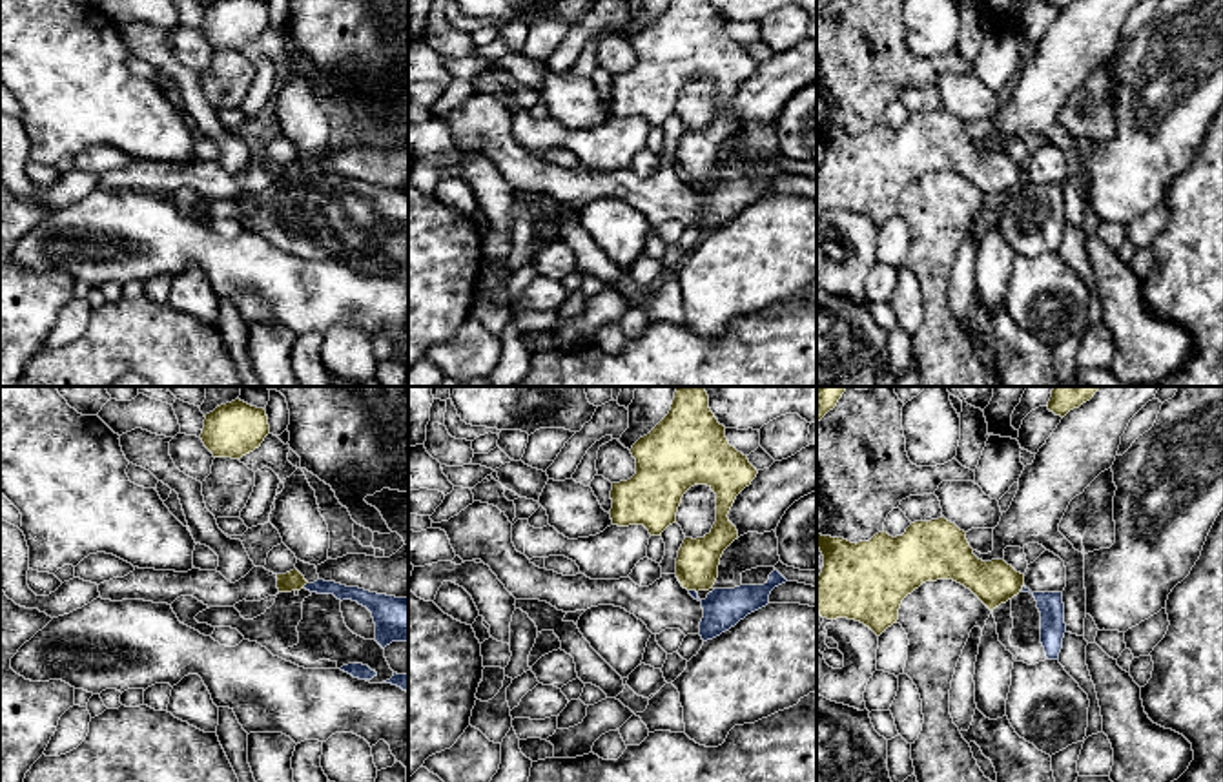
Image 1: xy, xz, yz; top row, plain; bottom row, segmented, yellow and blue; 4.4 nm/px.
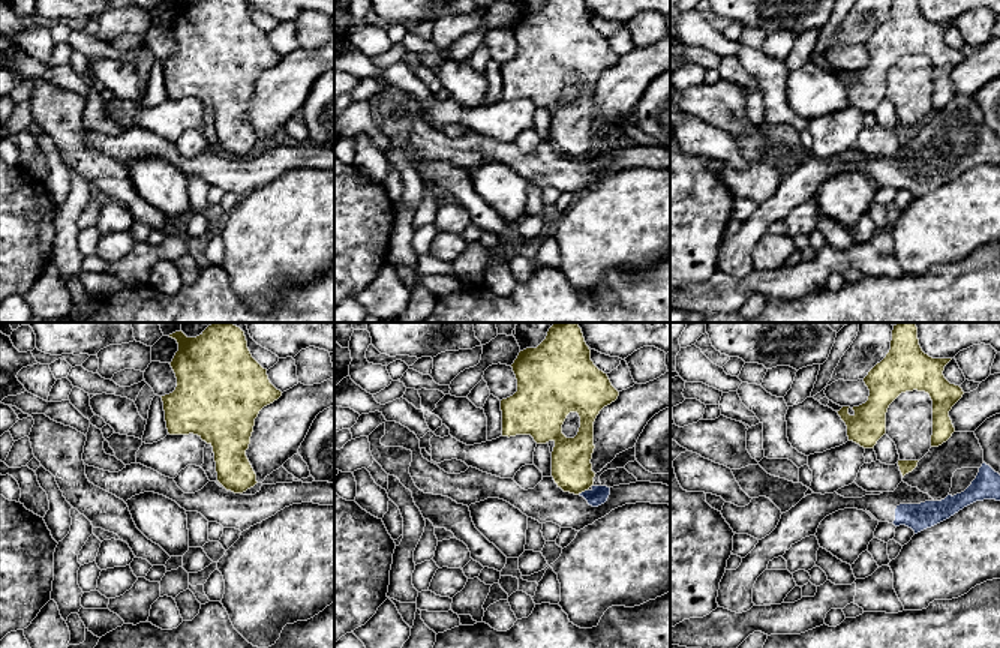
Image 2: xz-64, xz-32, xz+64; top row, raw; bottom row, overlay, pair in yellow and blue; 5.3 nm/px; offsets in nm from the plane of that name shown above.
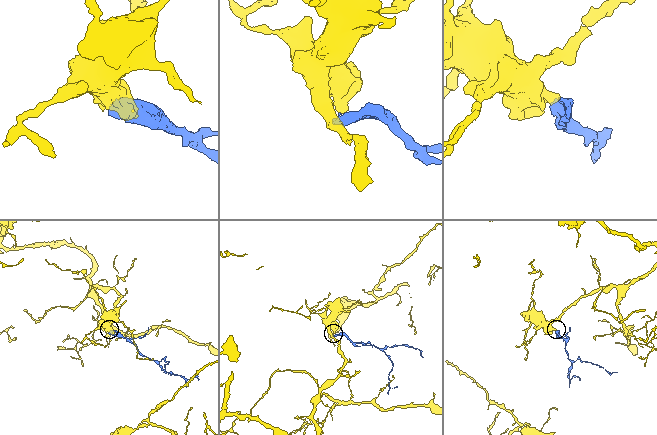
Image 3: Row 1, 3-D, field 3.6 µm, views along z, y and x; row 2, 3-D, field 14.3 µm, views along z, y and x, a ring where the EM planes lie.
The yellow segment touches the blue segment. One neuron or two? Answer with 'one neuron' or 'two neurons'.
two neurons

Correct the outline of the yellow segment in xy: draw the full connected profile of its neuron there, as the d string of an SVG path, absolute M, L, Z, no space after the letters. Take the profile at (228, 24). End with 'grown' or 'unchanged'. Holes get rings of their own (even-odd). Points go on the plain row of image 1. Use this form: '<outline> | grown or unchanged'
M215 0L204 9L200 31L213 49L241 51L270 26L264 0Z | unchanged

